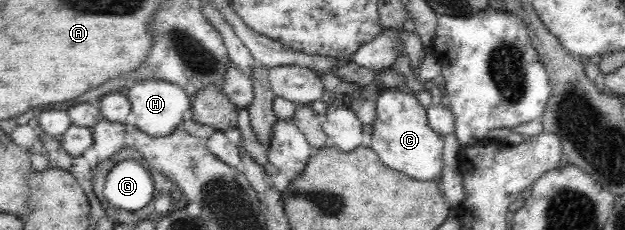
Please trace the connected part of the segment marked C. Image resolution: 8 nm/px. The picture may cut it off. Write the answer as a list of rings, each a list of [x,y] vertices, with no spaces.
[[[382,89],[376,93],[374,100],[375,118],[367,146],[387,168],[405,173],[416,181],[440,181],[444,171],[444,136],[428,127],[425,109],[418,104],[414,90],[404,93]]]

